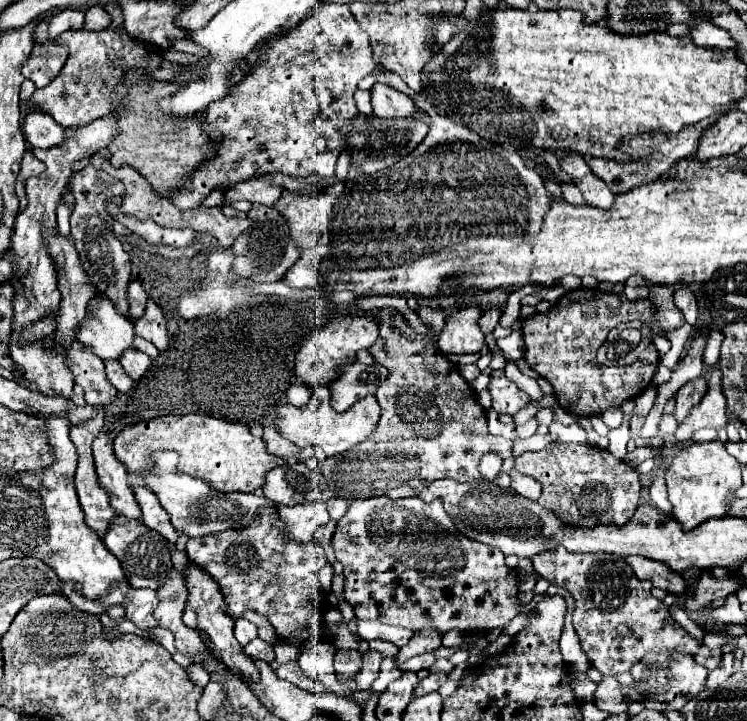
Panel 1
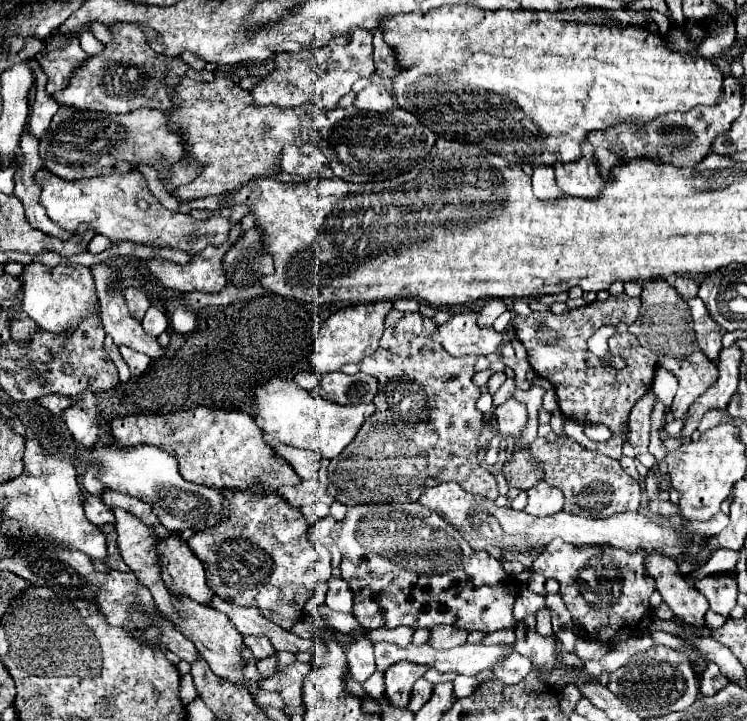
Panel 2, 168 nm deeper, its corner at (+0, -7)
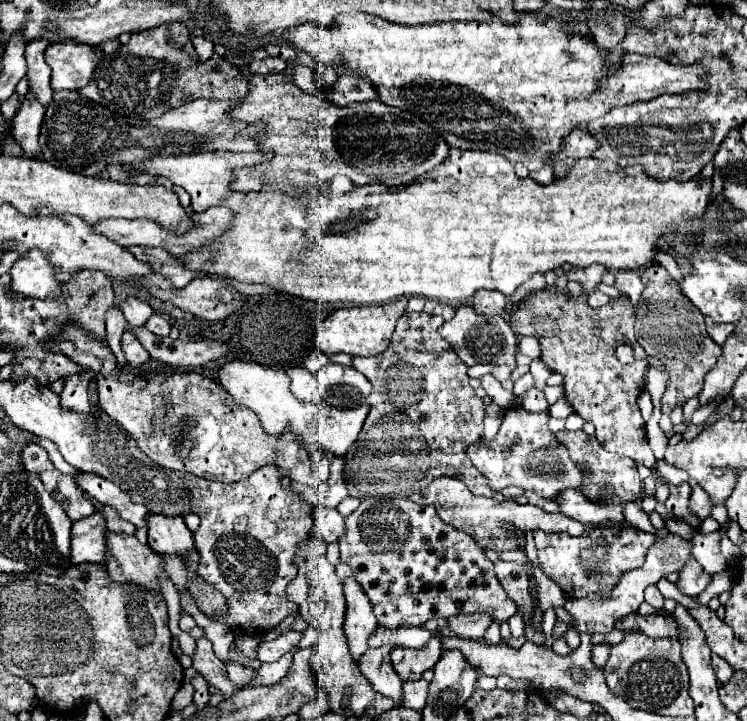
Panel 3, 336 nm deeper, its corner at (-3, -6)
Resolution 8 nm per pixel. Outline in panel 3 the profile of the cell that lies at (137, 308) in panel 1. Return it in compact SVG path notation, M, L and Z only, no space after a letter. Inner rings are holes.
M134 296L124 298L124 300L120 302L120 310L124 312L124 318L126 318L132 326L142 326L142 324L154 314L154 310L150 308L148 302L144 302L144 300L140 300L140 298L134 298Z

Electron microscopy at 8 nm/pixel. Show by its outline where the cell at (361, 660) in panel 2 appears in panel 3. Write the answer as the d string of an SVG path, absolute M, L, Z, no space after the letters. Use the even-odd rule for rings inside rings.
M354 578L344 582L346 596L346 638L350 644L352 656L358 660L368 650L368 636L376 630L376 616L372 614L372 604L360 584Z

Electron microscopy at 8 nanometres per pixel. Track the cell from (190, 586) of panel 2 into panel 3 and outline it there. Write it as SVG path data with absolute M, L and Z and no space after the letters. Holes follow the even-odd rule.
M148 512L148 544L158 554L182 554L194 548L192 532L180 516L156 516Z

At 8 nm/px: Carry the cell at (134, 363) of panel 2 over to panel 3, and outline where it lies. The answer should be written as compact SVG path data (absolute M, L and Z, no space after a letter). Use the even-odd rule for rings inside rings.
M124 330L124 334L122 334L122 350L124 350L126 360L128 360L130 366L140 366L140 364L150 360L144 346L136 340L136 336L132 336L132 330Z

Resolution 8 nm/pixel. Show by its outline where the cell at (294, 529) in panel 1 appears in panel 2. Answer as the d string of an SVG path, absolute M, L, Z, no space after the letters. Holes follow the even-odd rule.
M323 495L317 503L313 503L313 505L305 505L305 507L301 507L299 511L303 513L303 517L307 519L309 525L315 525L319 519L323 519L323 517L329 515L329 505L331 505L331 503L333 503L333 497Z

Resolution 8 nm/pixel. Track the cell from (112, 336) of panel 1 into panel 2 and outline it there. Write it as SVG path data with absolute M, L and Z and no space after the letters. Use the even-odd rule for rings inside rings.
M29 263L21 275L25 297L23 307L27 315L37 321L39 327L51 333L71 333L85 317L99 315L99 301L89 267L83 265L59 265L47 267L41 263Z

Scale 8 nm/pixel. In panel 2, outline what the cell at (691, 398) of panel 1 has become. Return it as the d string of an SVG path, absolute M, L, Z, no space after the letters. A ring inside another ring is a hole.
M655 279L643 285L641 293L641 311L633 325L629 325L629 331L639 339L641 345L647 345L659 355L659 365L671 371L679 379L679 389L673 399L673 415L675 419L685 419L687 409L691 403L705 393L715 381L717 381L717 367L711 363L697 347L695 331L693 331L693 319L689 313L689 305L681 299L681 295L675 291L675 287L665 279Z

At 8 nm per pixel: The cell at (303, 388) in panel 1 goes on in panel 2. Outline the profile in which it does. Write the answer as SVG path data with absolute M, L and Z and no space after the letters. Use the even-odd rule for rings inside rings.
M303 371L303 373L295 375L295 383L297 383L297 387L301 387L305 391L313 391L315 385L319 383L319 375L313 371Z

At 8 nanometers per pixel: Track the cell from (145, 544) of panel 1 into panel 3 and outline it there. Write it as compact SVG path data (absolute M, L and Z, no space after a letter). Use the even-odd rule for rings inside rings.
M94 512L92 516L74 522L70 536L70 560L72 564L82 564L82 562L92 562L92 564L102 564L106 562L106 538L104 538L104 528L106 520L102 512Z

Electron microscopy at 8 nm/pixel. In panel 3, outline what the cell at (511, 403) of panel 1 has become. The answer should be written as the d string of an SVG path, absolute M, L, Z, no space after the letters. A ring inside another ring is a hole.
M508 408L504 418L502 418L502 426L498 430L498 434L494 436L494 440L480 440L472 446L466 448L468 458L472 460L472 464L478 468L480 474L484 474L490 482L492 492L502 492L508 486L520 486L524 490L532 490L542 498L554 498L560 492L568 490L568 488L582 488L582 472L576 468L576 462L570 458L568 448L564 448L558 440L556 434L548 428L548 420L550 414L548 412L526 412L522 408Z

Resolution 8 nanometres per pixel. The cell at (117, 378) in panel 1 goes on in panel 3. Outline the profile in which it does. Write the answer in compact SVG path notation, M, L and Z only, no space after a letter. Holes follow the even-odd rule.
M114 304L108 312L106 312L106 342L110 346L110 350L116 354L118 358L118 364L120 366L126 366L126 358L124 358L124 352L120 348L120 338L122 338L122 332L126 330L126 320L122 316L122 310Z

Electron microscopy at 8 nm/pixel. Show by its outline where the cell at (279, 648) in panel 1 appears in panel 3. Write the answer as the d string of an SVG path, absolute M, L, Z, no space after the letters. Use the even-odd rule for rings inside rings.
M284 654L278 662L262 664L256 670L254 678L244 688L248 688L248 686L272 686L272 684L276 684L280 678L284 678L288 674L290 666L292 666L292 654Z

